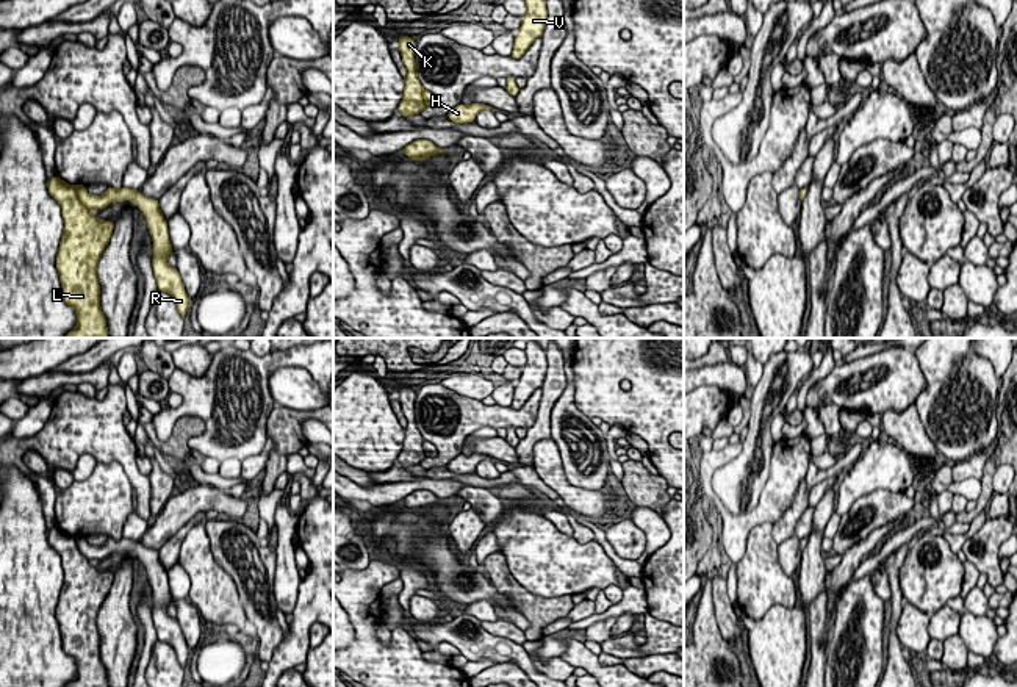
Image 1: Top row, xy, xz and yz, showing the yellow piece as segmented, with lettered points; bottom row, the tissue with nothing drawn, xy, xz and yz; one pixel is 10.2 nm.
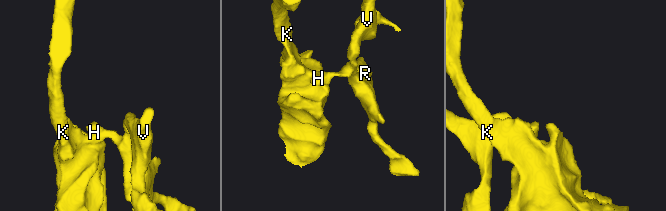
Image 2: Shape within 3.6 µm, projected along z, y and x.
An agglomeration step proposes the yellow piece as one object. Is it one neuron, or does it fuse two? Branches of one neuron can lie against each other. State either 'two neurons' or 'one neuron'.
two neurons

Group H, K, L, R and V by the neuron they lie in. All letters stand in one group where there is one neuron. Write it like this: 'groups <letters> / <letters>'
groups H K L / R V

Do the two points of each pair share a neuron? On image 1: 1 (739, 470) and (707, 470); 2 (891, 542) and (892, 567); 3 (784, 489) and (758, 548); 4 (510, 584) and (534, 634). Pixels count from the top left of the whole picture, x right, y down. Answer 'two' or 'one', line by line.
1: two
2: two
3: two
4: one

